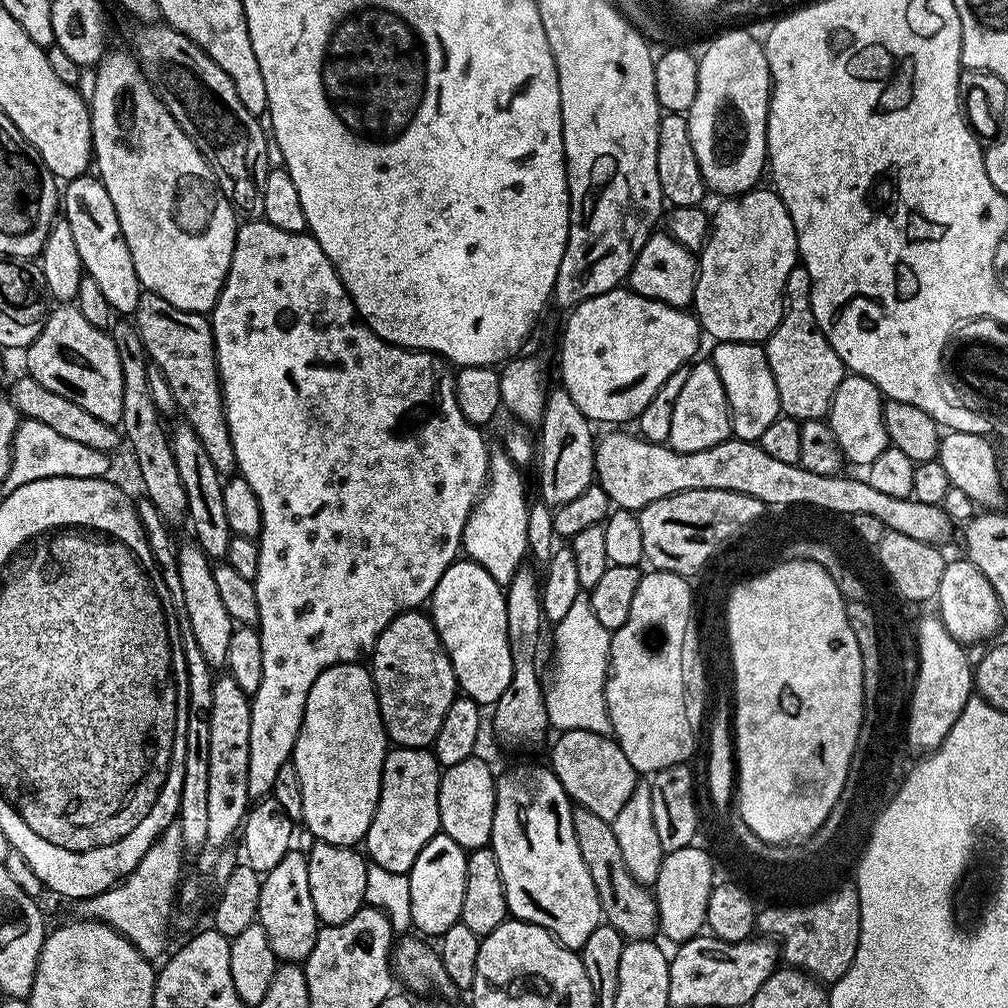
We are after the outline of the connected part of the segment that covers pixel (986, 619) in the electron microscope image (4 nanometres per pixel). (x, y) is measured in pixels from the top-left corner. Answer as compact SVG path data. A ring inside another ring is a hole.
M949 559L942 570L942 586L938 590L935 603L940 604L938 615L948 633L962 645L971 646L979 640L991 641L1000 628L1000 603L986 578L968 559Z

